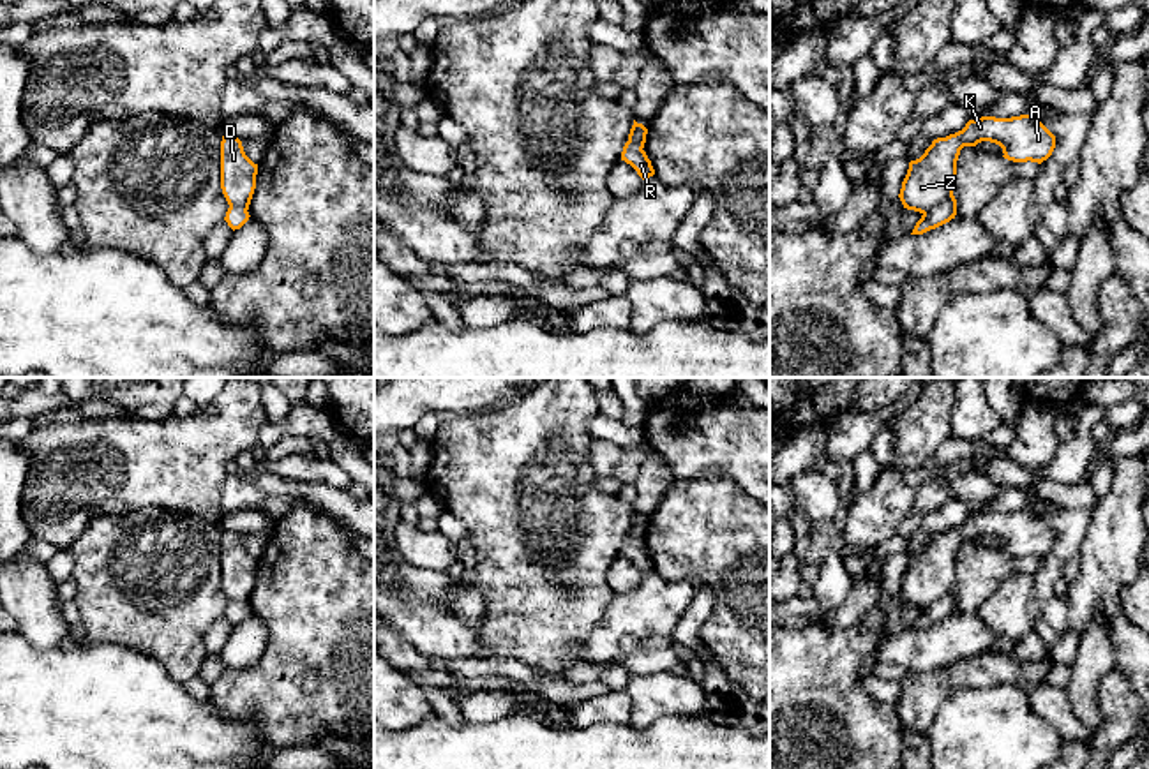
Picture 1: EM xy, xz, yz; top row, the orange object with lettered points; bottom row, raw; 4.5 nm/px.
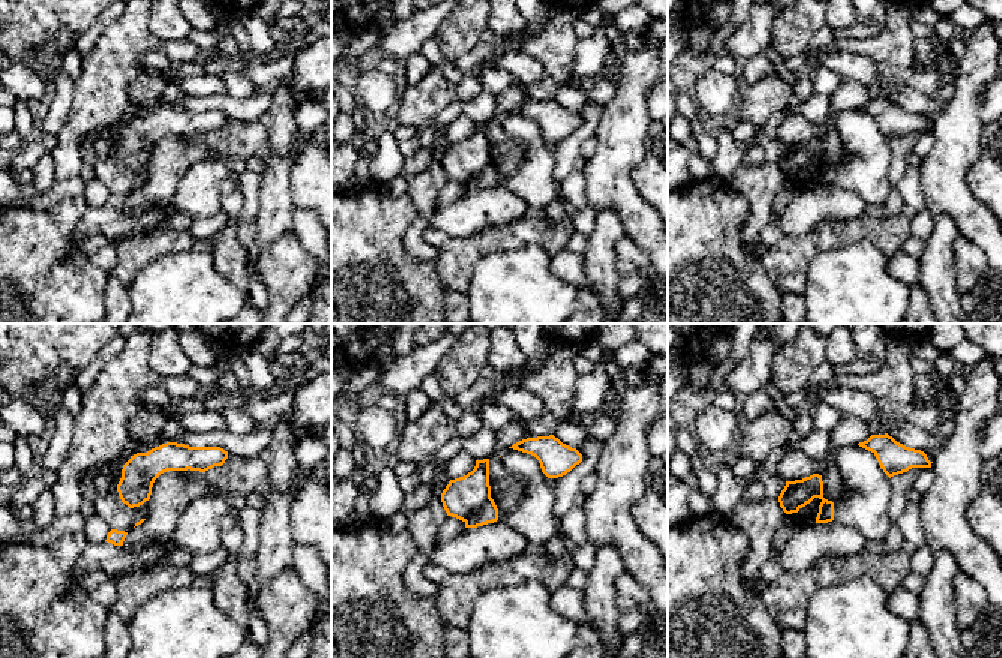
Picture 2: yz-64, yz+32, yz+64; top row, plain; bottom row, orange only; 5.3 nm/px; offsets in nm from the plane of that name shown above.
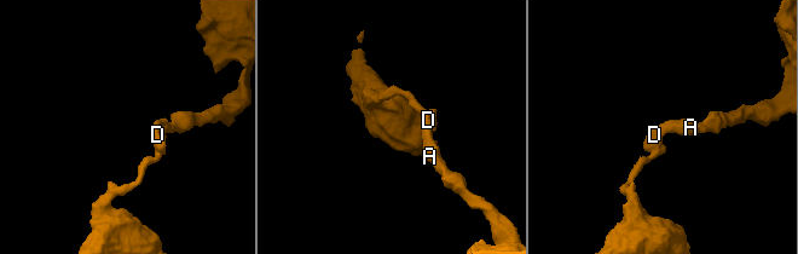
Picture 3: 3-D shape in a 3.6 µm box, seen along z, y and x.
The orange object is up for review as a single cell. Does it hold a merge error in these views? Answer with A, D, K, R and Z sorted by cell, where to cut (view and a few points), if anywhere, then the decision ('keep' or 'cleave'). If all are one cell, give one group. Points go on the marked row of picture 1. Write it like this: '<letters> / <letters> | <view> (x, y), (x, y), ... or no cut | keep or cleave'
A D K Z / R | yz (952, 194), (923, 214) | cleave

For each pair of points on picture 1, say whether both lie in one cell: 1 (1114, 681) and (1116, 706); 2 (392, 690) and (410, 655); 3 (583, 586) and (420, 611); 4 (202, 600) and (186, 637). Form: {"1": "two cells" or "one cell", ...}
{"1": "one cell", "2": "two cells", "3": "two cells", "4": "one cell"}

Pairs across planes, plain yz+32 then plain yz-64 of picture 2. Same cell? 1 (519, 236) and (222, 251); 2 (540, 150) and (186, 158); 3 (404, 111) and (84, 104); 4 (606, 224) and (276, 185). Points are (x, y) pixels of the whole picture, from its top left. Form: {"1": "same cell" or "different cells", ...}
{"1": "different cells", "2": "different cells", "3": "same cell", "4": "same cell"}

